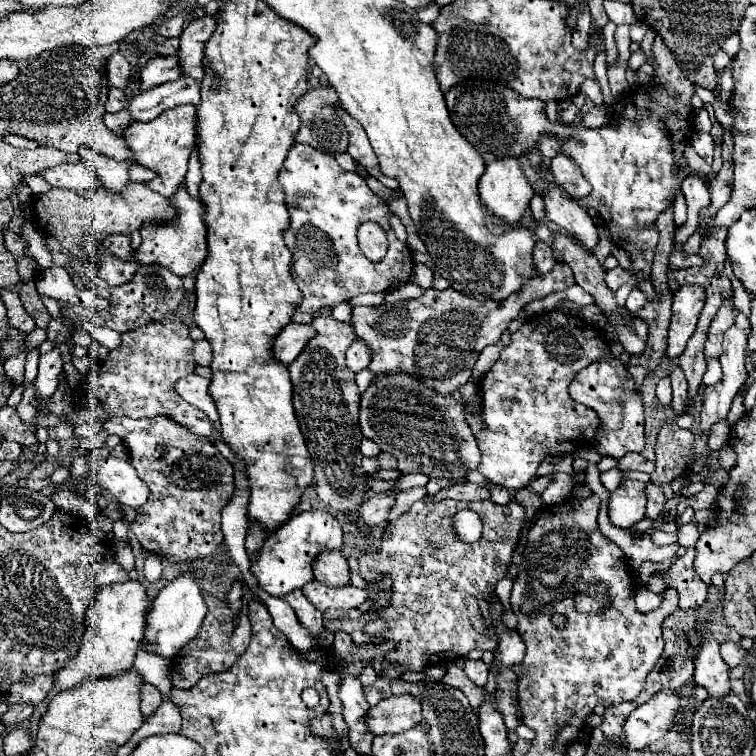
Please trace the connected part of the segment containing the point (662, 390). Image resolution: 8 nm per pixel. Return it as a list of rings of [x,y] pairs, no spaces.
[[[666,376],[659,380],[656,386],[656,395],[664,406],[668,406],[672,402],[672,387],[670,376]]]

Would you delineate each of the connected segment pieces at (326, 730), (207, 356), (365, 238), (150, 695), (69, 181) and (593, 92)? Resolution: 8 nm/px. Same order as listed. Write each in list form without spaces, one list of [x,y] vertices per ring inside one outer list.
[[[326,712],[322,718],[316,718],[316,720],[310,724],[310,728],[312,728],[312,732],[314,732],[316,736],[332,736],[332,734],[336,734],[334,728],[332,728],[332,720],[330,720],[330,714],[328,714],[328,712]]]
[[[200,340],[194,346],[194,358],[200,366],[210,366],[212,364],[212,348],[208,346],[208,340]]]
[[[364,222],[358,230],[358,242],[360,242],[360,250],[364,252],[364,256],[372,262],[378,262],[384,258],[384,248],[386,248],[386,234],[380,226],[376,226],[374,222]]]
[[[142,682],[142,688],[140,688],[140,712],[144,716],[144,720],[148,720],[156,708],[162,704],[162,694],[156,686],[148,684],[148,682]]]
[[[84,162],[78,164],[60,164],[56,168],[48,168],[40,174],[46,182],[54,188],[68,188],[68,190],[98,190],[102,186],[100,176],[86,166]]]
[[[586,80],[584,84],[582,84],[582,92],[594,102],[594,104],[602,104],[602,92],[600,92],[600,86],[598,86],[598,82],[594,82],[594,80]]]

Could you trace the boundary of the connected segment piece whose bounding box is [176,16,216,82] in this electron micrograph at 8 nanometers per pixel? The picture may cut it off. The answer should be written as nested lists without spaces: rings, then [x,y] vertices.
[[[206,16],[202,20],[192,22],[182,34],[180,34],[180,50],[178,50],[178,58],[180,58],[180,70],[182,76],[190,76],[196,78],[198,82],[204,78],[204,68],[202,68],[202,58],[204,58],[204,46],[208,42],[208,38],[212,36],[216,28],[216,20]]]

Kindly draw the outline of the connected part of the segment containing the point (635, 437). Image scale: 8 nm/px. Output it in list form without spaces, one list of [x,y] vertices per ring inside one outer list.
[[[616,356],[602,358],[592,366],[580,370],[570,384],[570,396],[590,406],[598,412],[600,430],[594,438],[594,448],[600,456],[612,456],[620,460],[626,452],[642,452],[644,450],[644,408],[642,400],[634,392],[634,380],[630,372],[624,368],[622,360]]]

